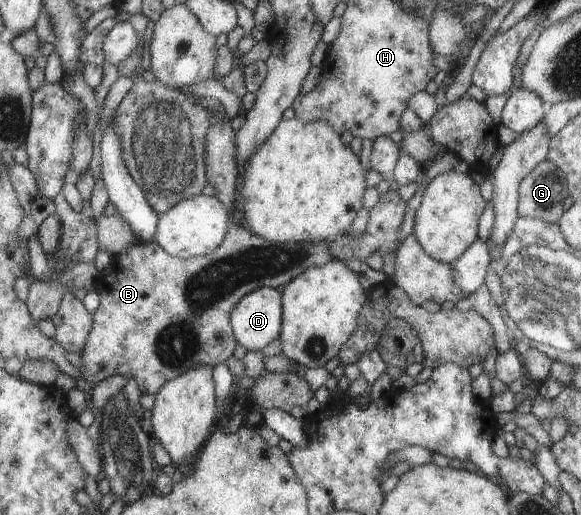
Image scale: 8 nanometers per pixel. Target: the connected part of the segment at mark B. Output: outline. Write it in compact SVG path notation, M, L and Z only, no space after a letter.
M210 109L207 110L210 128L205 136L205 177L209 178L206 183L214 189L213 196L221 201L229 212L229 226L225 240L214 249L213 253L192 258L169 255L152 240L128 245L118 255L111 256L109 267L104 269L96 283L101 303L94 314L93 332L86 349L82 352L84 367L81 373L90 383L100 383L105 378L119 375L124 379L134 379L141 395L155 395L166 381L173 380L190 369L196 369L200 365L208 365L212 368L222 361L226 362L233 355L237 344L229 317L243 296L253 292L254 289L286 285L306 269L324 265L326 261L335 259L328 251L330 245L328 241L275 243L254 236L240 223L234 221L232 211L234 211L238 175L238 167L234 159L235 133L232 131L229 117L219 118Z

